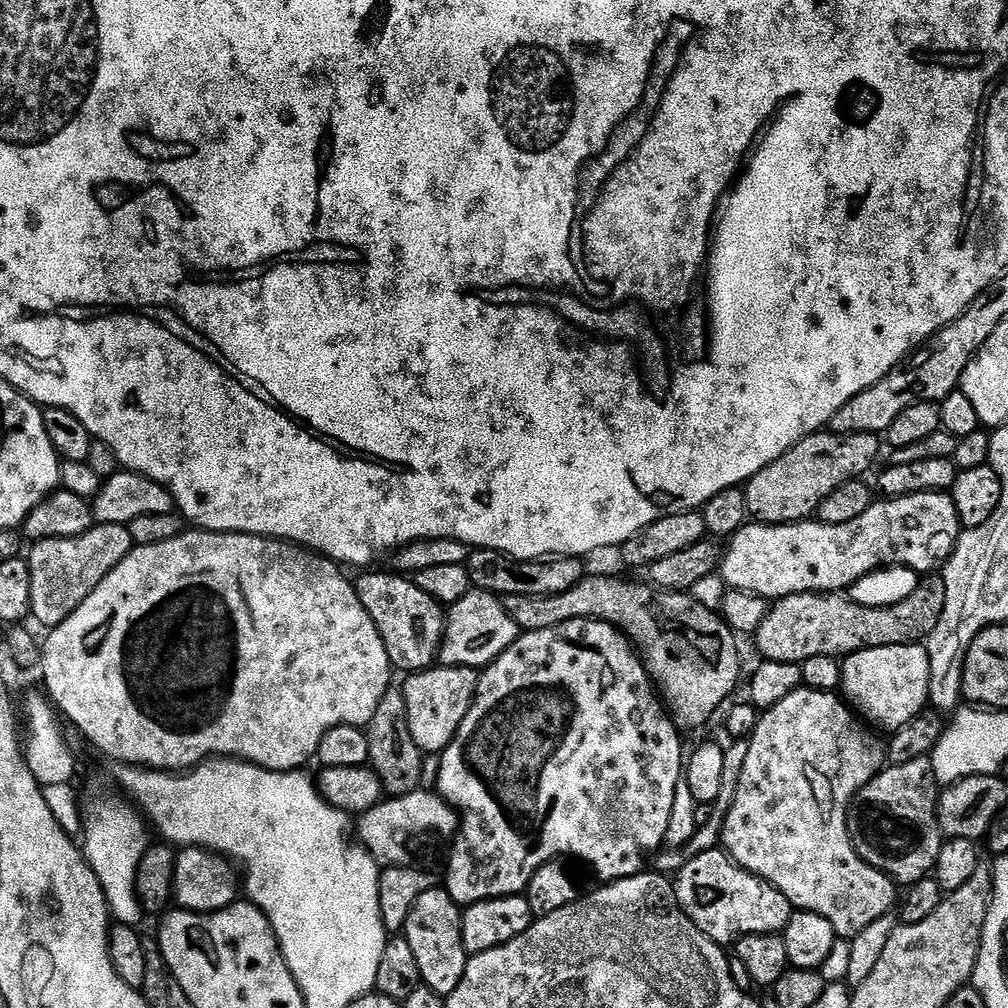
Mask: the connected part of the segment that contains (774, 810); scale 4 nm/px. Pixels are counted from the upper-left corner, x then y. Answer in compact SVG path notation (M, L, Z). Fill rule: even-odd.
M800 687L794 690L794 694L786 694L778 702L778 706L767 709L756 723L756 729L752 731L748 740L749 754L742 769L741 781L738 784L737 797L734 798L733 805L730 806L728 817L725 819L724 833L722 839L723 851L741 868L747 872L752 872L755 876L760 876L768 883L773 884L785 898L792 903L793 909L802 912L813 912L822 914L830 926L834 926L837 937L853 938L866 930L872 922L877 922L884 915L891 913L897 907L896 892L892 888L880 888L880 878L882 872L869 865L857 854L852 844L851 835L847 830L848 805L859 797L862 789L873 780L880 769L886 764L886 744L880 741L873 729L836 692L823 692L813 688Z

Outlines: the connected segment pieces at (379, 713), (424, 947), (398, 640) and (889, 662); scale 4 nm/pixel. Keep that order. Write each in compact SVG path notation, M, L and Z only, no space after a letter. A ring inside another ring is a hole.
M390 690L378 702L374 718L366 726L366 735L370 742L368 764L378 774L385 793L389 797L399 798L417 791L422 782L422 768L425 753L420 751L414 734L410 734L410 718L406 718L406 698L403 691Z
M443 887L426 890L426 894L414 902L414 910L410 910L410 918L406 918L402 936L408 942L415 971L417 968L424 979L421 980L423 987L434 990L441 998L454 994L454 990L458 990L458 982L462 982L462 974L470 959L462 942L461 905L456 904Z
M368 570L357 575L360 577L355 577L356 593L366 614L374 618L378 634L382 634L382 642L393 669L400 671L401 668L404 674L411 674L433 667L440 655L440 643L444 640L446 612L441 601L435 600L430 593L420 588L415 579L407 575L392 570L372 571L376 570Z
M923 643L867 648L847 657L842 664L843 699L873 725L910 723L925 711L929 686L930 658Z

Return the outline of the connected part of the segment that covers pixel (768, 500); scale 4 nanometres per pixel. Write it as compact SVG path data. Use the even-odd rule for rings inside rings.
M821 430L805 436L789 452L782 454L770 466L758 470L743 485L749 517L762 524L795 524L807 521L824 499L838 490L838 486L859 481L859 476L864 476L871 470L872 463L880 456L880 444L882 448L881 437L874 432L838 434L831 430Z

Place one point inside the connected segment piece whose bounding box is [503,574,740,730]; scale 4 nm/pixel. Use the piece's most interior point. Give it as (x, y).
(690, 654)

